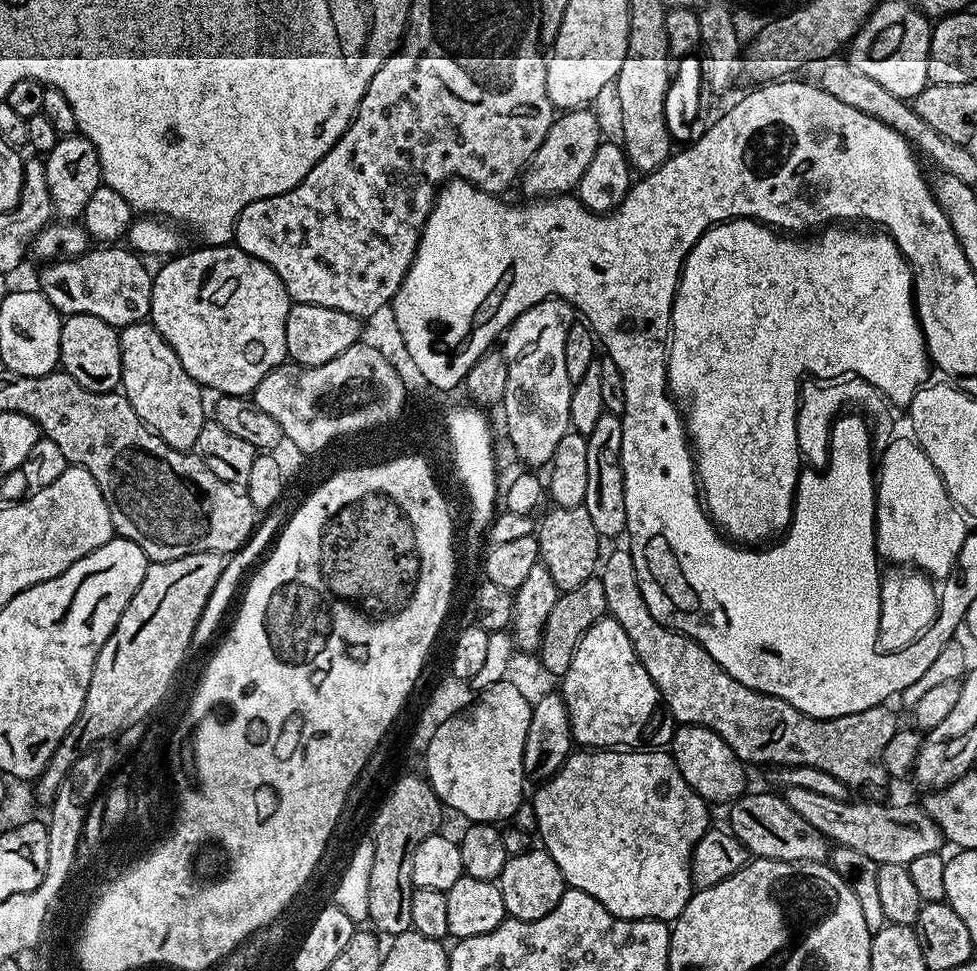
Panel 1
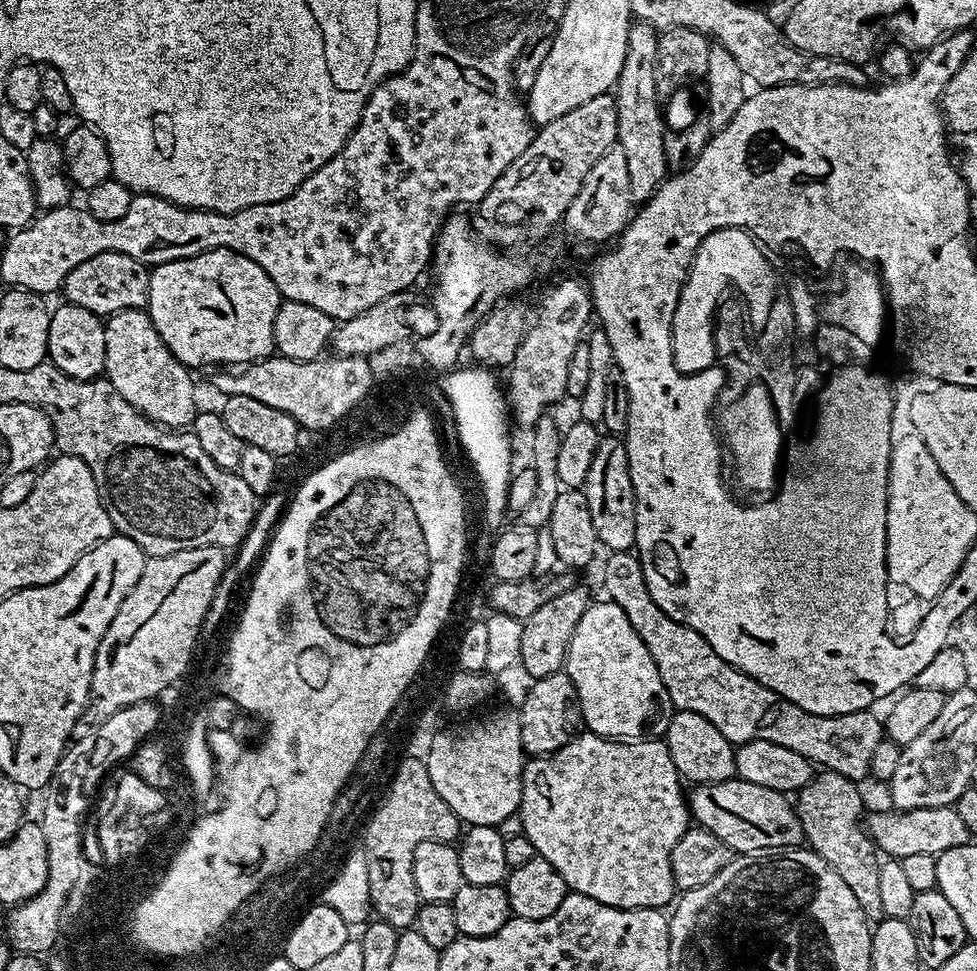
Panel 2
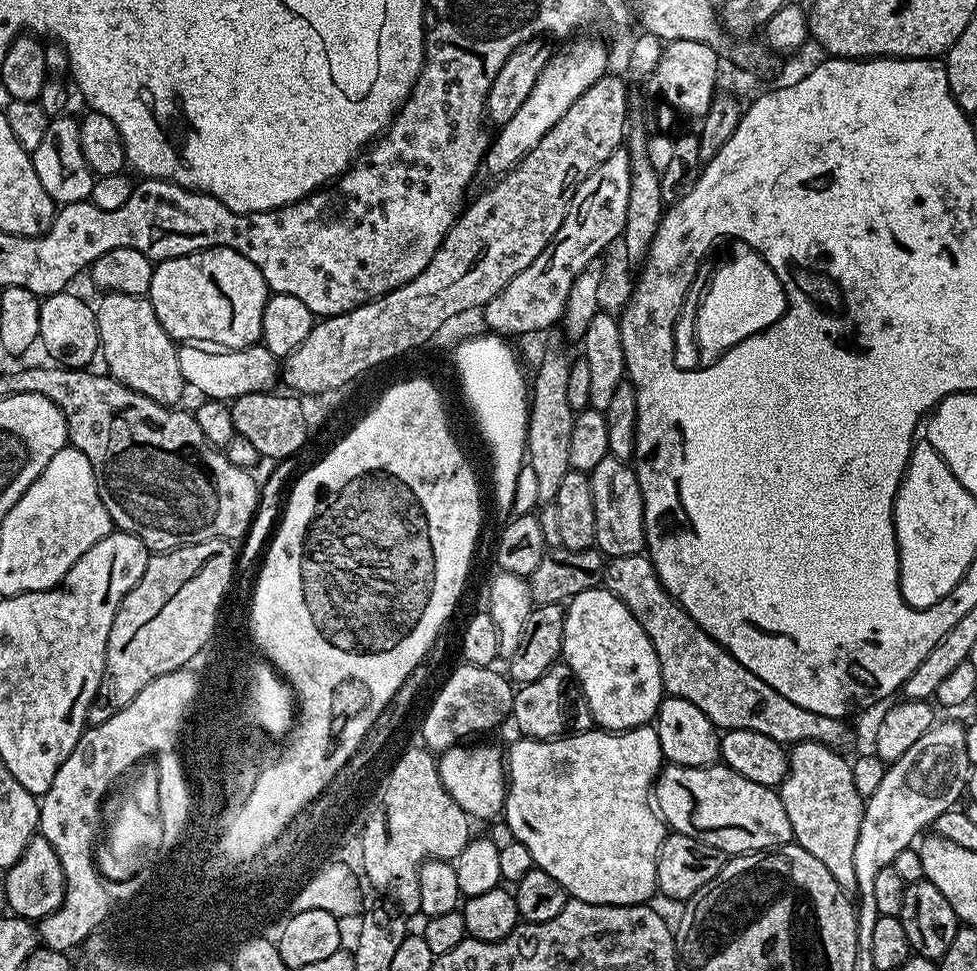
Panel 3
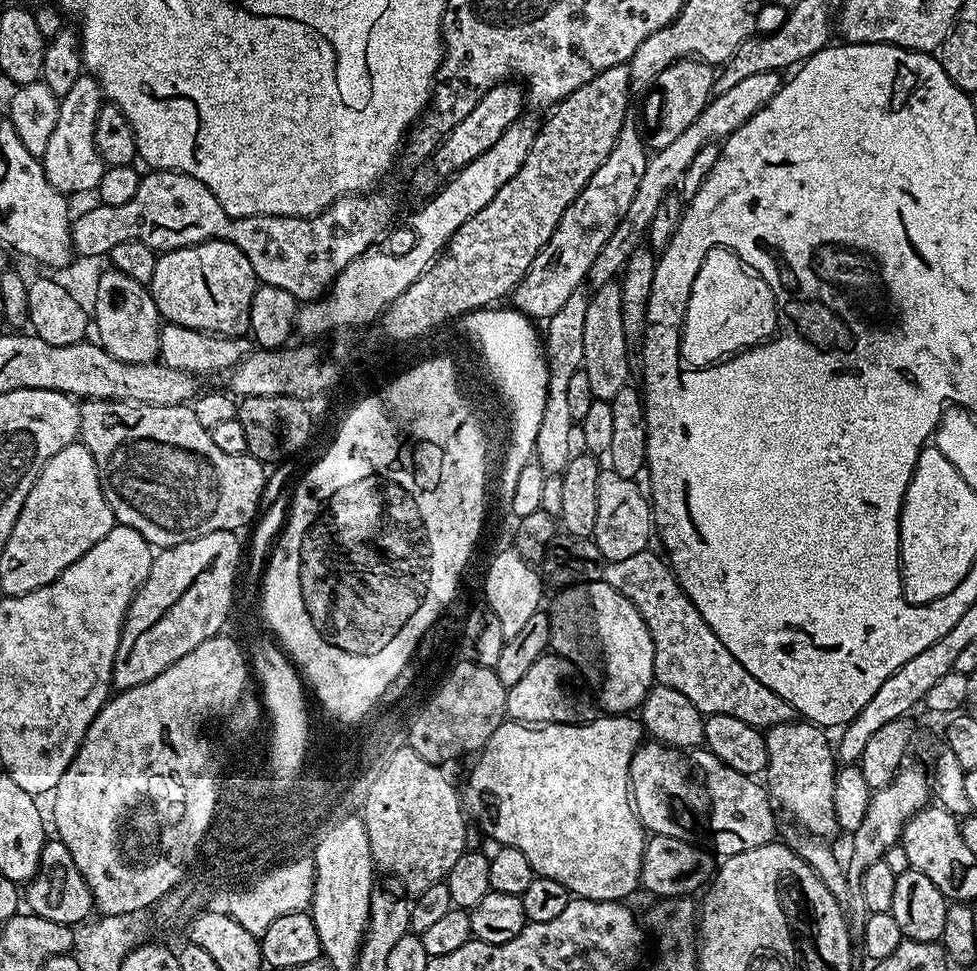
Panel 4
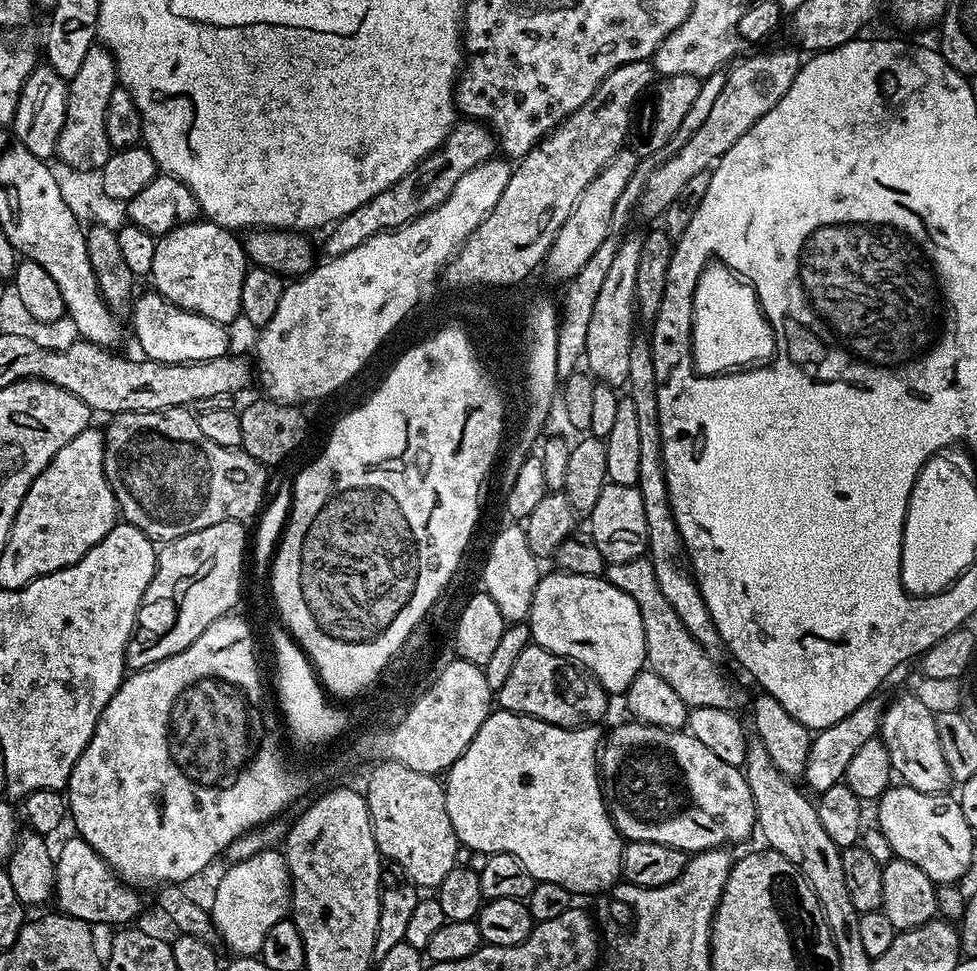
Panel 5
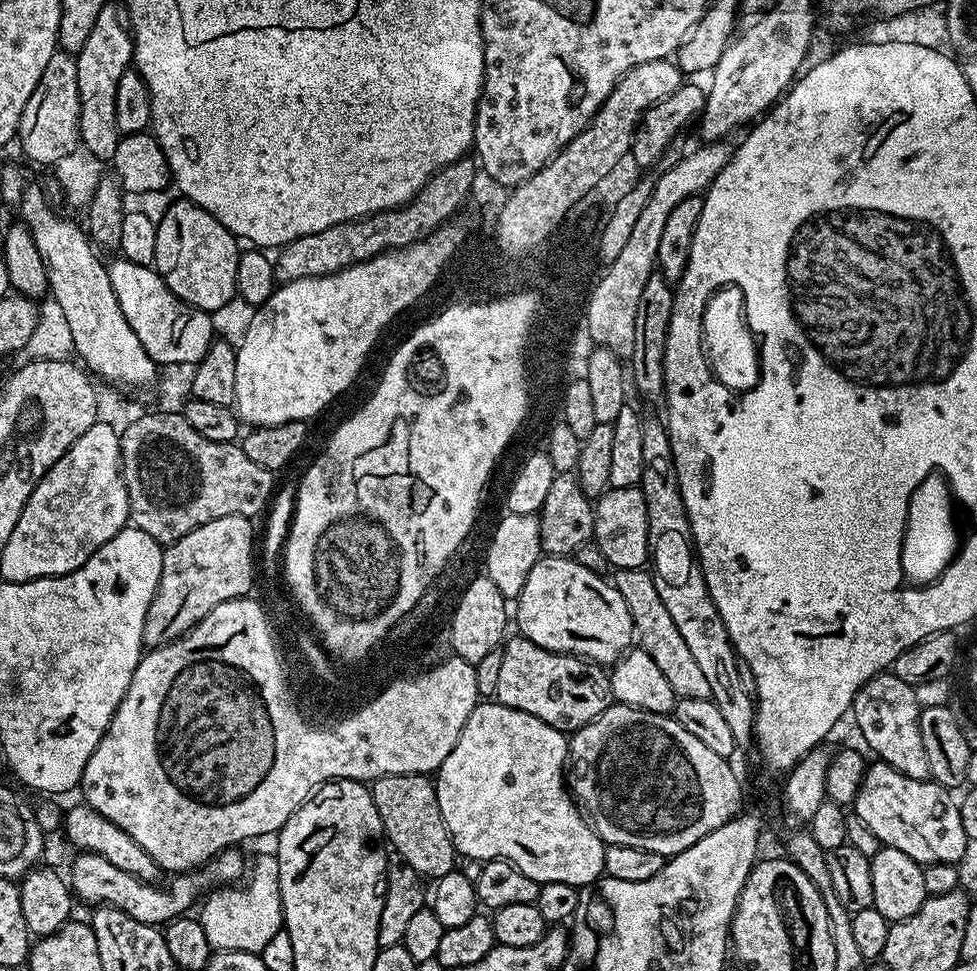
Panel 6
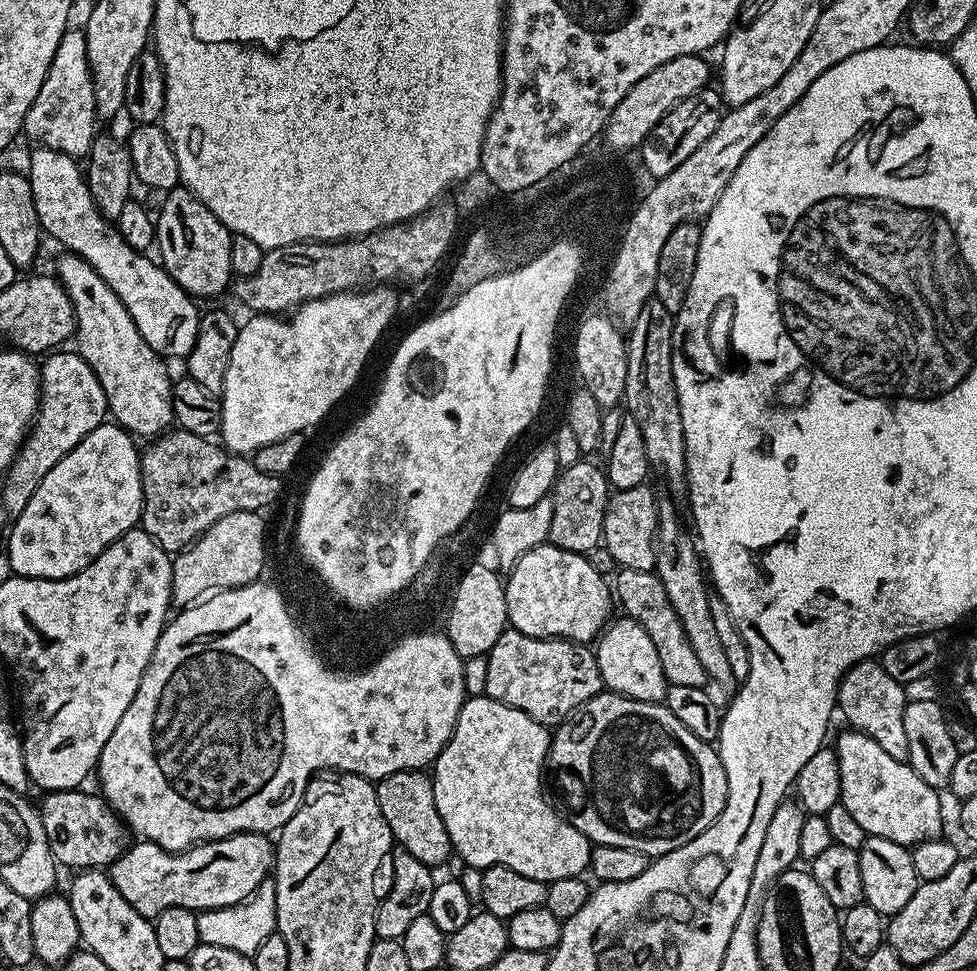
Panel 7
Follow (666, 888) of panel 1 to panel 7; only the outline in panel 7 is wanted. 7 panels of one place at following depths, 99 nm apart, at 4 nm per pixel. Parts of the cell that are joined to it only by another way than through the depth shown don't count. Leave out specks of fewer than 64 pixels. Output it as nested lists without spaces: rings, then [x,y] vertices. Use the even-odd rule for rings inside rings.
[[[468,696],[458,714],[458,722],[452,731],[452,737],[441,750],[440,757],[436,759],[431,769],[432,785],[434,786],[434,802],[438,806],[438,814],[442,814],[442,822],[446,826],[446,834],[450,834],[455,855],[461,856],[463,862],[469,868],[486,869],[495,864],[510,866],[510,870],[518,870],[518,874],[526,874],[526,878],[538,878],[545,882],[551,882],[558,878],[570,878],[571,876],[583,877],[585,875],[593,845],[573,826],[571,819],[559,816],[550,805],[544,801],[544,788],[540,785],[540,775],[544,772],[544,760],[550,756],[550,732],[545,725],[540,724],[530,714],[518,710],[514,706],[506,706],[489,696]]]

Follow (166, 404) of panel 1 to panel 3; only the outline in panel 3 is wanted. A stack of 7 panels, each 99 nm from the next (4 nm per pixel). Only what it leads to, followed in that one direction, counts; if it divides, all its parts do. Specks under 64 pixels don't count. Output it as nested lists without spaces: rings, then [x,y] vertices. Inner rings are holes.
[[[106,292],[99,297],[100,304],[95,305],[96,321],[98,322],[98,334],[100,335],[99,355],[104,356],[104,364],[107,375],[114,380],[119,380],[135,392],[141,392],[143,396],[156,400],[159,404],[169,406],[179,405],[180,399],[186,393],[186,385],[182,378],[182,370],[178,370],[178,347],[177,341],[171,340],[162,330],[162,322],[158,322],[158,314],[154,314],[154,306],[149,302],[147,296],[131,296],[130,294],[118,294],[117,292]]]

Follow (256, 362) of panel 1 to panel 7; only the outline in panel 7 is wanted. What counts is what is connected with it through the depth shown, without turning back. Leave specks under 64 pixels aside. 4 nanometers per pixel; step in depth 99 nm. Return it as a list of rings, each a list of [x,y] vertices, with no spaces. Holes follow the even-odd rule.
[[[177,186],[161,200],[164,201],[160,204],[160,216],[158,212],[155,217],[155,247],[160,248],[159,263],[193,298],[216,296],[227,288],[229,291],[234,280],[230,266],[233,233],[188,188]]]

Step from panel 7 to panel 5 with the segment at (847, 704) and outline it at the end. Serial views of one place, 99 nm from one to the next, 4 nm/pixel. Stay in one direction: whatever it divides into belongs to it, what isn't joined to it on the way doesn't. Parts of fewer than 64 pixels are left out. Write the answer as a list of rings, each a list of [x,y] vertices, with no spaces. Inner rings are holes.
[[[915,694],[900,696],[897,700],[887,701],[884,715],[880,718],[878,739],[884,746],[884,753],[890,758],[893,773],[900,776],[907,787],[922,790],[922,794],[947,793],[948,784],[953,783],[950,766],[946,766],[946,757],[942,754],[942,745],[938,742],[936,716],[926,710],[923,702],[918,702]]]

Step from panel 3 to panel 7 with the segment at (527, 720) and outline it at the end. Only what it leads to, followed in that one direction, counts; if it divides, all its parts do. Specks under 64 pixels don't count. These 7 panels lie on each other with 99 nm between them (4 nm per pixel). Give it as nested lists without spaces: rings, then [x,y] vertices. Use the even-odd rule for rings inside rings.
[[[506,630],[487,657],[484,695],[530,714],[530,718],[545,726],[559,724],[590,698],[605,691],[595,651],[575,640],[547,640]]]

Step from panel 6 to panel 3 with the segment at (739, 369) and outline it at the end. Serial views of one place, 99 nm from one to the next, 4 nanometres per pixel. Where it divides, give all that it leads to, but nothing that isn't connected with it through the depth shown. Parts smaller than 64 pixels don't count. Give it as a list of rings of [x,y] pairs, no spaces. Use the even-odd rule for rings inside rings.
[[[739,243],[738,252],[732,252],[712,272],[708,280],[708,289],[704,297],[699,297],[696,306],[696,341],[700,351],[699,363],[701,365],[718,362],[724,354],[732,349],[739,349],[743,340],[751,341],[753,338],[775,326],[779,320],[784,319],[788,310],[788,299],[784,293],[784,284],[778,274],[768,263],[755,252],[749,244]]]

